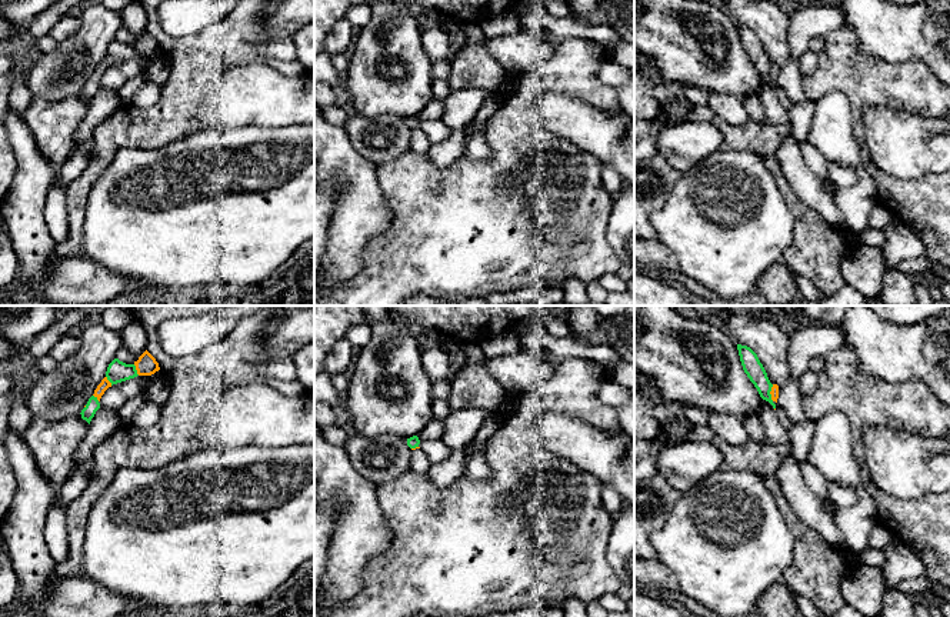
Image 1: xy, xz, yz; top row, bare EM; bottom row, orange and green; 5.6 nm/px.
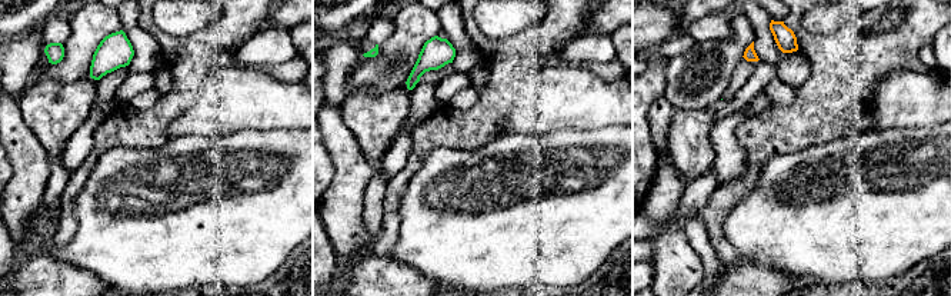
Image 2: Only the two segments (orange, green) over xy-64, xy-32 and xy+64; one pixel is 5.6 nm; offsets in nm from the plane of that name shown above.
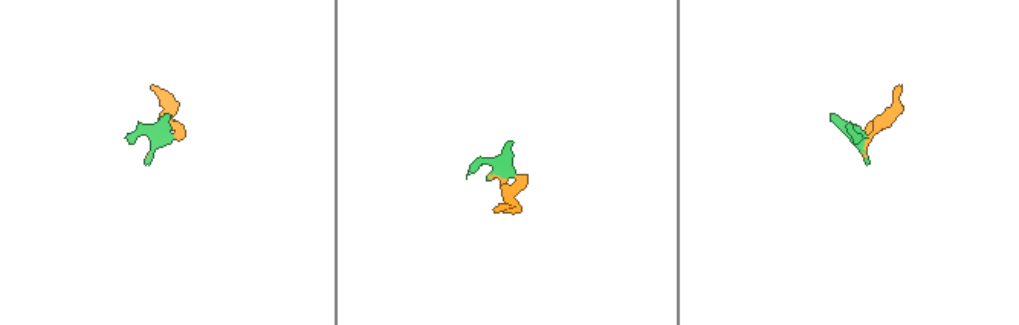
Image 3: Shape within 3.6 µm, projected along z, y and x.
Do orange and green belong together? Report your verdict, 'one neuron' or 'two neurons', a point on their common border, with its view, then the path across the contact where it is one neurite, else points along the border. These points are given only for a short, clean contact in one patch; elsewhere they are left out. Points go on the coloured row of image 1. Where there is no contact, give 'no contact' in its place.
one neuron; contact xy (136, 369); way xy (146, 364), (136, 369), (117, 372)

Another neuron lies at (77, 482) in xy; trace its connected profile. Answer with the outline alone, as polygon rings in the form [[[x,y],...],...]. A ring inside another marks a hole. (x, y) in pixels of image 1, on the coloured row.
[[[74,466],[71,476],[67,481],[57,488],[54,503],[67,507],[73,500],[76,500],[83,490],[87,487],[87,477],[80,467]]]

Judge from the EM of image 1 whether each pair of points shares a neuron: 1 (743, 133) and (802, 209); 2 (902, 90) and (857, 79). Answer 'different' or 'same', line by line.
1: same
2: same

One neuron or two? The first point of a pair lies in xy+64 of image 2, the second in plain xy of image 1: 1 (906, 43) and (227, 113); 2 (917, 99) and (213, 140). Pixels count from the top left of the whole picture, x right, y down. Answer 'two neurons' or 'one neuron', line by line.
1: two neurons
2: two neurons

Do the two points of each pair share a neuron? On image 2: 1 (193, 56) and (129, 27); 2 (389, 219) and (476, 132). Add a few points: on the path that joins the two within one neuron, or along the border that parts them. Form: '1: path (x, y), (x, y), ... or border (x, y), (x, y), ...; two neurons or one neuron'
1: border (137, 15), (137, 23), (153, 37), (164, 63); two neurons
2: path (394, 189), (416, 156), (440, 132), (446, 132); one neuron

